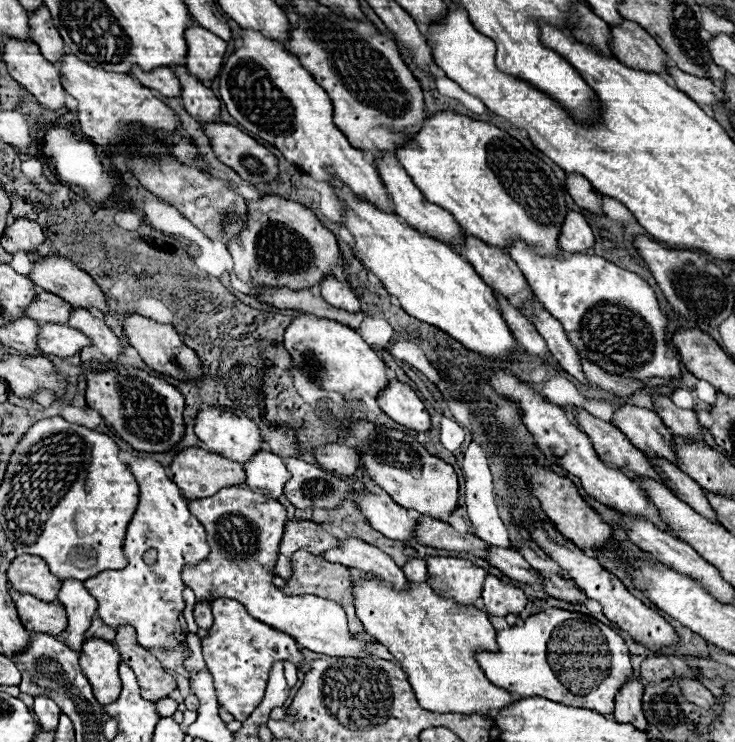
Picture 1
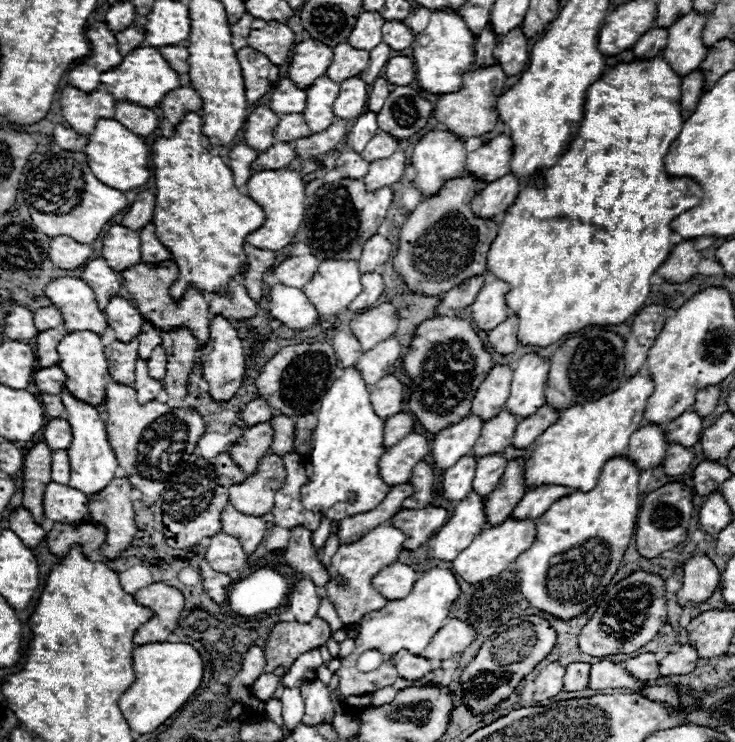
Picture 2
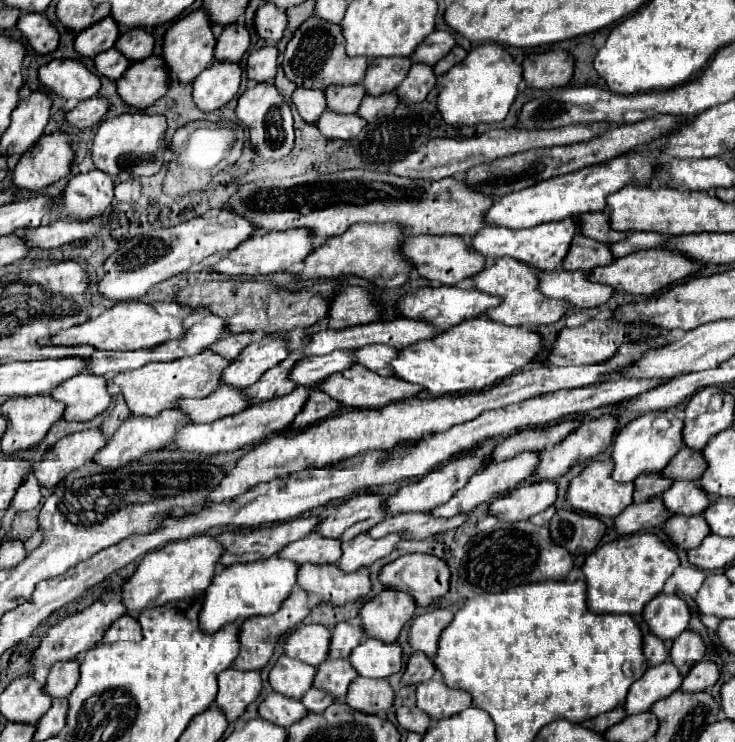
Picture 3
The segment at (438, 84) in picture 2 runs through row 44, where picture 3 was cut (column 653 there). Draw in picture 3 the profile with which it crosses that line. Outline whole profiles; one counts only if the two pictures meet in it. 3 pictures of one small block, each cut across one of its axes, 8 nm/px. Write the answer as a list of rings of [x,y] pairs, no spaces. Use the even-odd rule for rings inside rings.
[[[648,412],[638,416],[636,420],[628,422],[616,436],[616,444],[614,444],[614,452],[612,458],[616,462],[616,468],[612,472],[616,482],[632,482],[636,480],[640,474],[646,472],[660,472],[666,468],[666,464],[678,454],[678,450],[682,448],[682,428],[684,428],[684,420],[680,420],[676,414],[672,412],[662,412],[662,416],[666,416],[670,420],[668,428],[660,430],[654,426],[656,416],[660,416],[658,412]]]

